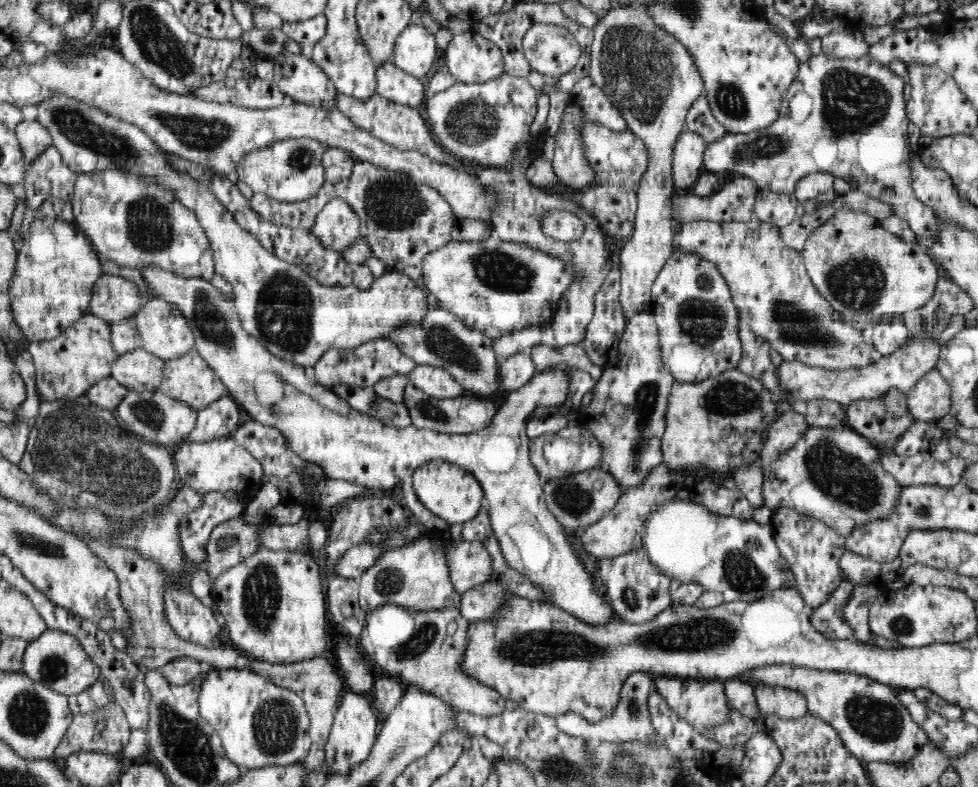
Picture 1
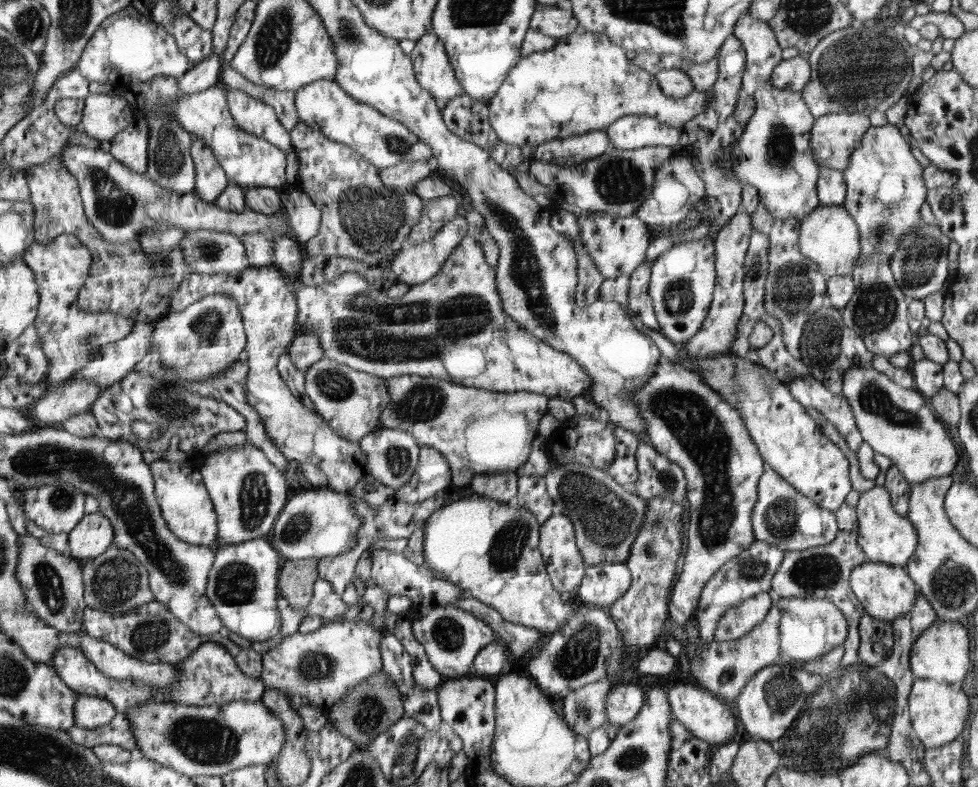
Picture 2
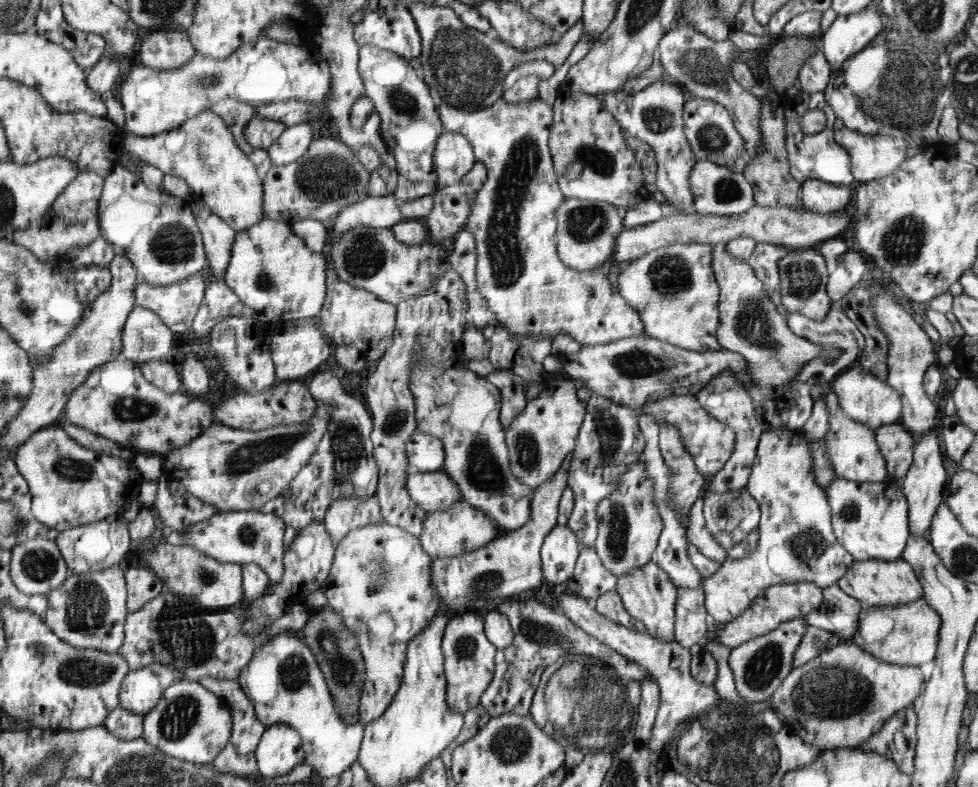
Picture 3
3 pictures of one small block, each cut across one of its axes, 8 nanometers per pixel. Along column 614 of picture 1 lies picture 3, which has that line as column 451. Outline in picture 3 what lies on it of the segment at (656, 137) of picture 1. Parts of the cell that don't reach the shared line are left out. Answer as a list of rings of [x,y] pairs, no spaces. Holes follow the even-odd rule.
[[[413,2],[407,9],[420,31],[422,50],[419,60],[422,63],[421,71],[422,76],[425,76],[425,83],[435,90],[436,97],[452,104],[454,108],[464,108],[466,112],[492,107],[504,95],[506,75],[523,62],[535,58],[547,60],[555,68],[562,66],[584,33],[580,19],[554,43],[535,48],[531,53],[523,53],[498,37],[478,32],[477,29],[465,25],[450,7]]]

